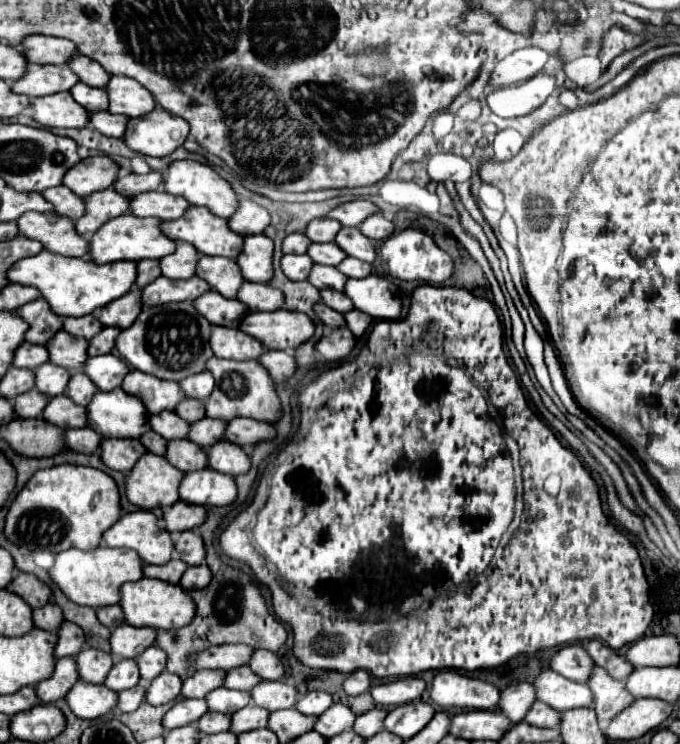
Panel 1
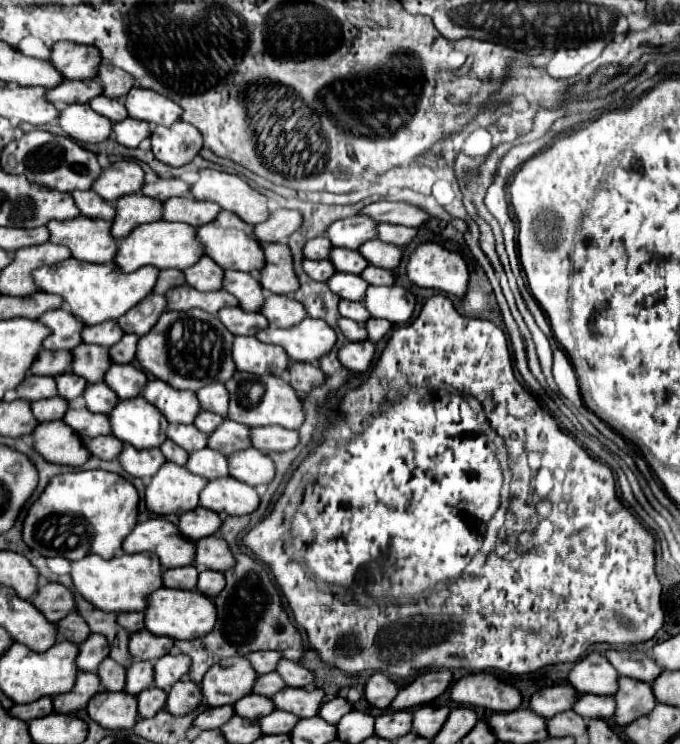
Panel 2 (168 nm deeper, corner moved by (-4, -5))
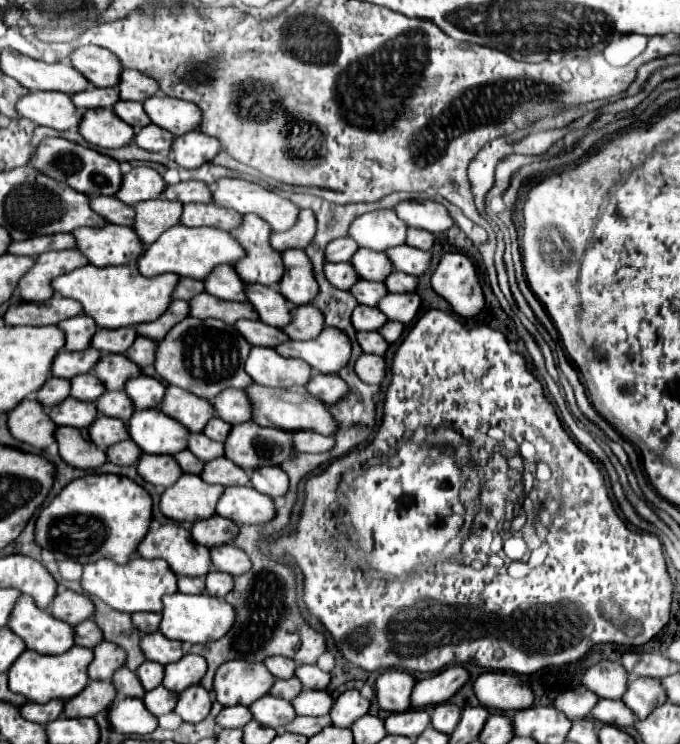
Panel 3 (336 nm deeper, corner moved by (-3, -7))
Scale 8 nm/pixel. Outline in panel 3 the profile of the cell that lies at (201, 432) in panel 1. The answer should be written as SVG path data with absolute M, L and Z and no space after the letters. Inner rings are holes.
M254 421L234 425L226 439L226 457L246 471L266 465L284 465L296 457L292 433L274 427L260 427Z

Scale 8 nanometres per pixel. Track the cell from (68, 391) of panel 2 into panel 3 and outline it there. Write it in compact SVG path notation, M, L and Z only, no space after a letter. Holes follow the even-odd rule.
M86 373L72 379L70 395L80 401L96 401L96 397L100 397L100 393L104 391L104 383L94 373Z

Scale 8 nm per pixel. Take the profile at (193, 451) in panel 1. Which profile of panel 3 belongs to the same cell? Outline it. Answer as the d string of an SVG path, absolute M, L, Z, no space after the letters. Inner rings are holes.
M226 457L208 461L202 475L200 475L206 483L218 483L224 487L232 487L232 485L250 485L250 477L248 471L244 471L242 467L238 467L236 463L232 463Z

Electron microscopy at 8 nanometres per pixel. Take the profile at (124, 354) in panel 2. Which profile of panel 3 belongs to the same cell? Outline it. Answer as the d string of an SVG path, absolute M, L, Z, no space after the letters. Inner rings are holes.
M136 337L134 345L128 349L126 357L132 359L138 367L148 367L152 365L154 361L154 355L156 355L156 341L148 339L148 337Z

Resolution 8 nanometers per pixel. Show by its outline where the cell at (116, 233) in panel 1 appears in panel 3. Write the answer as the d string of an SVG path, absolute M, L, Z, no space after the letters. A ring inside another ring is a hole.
M176 225L160 235L160 239L146 247L144 255L138 259L138 269L144 277L154 277L162 273L176 273L180 277L206 279L214 267L224 263L236 263L244 257L242 245L228 233L214 227L184 227Z

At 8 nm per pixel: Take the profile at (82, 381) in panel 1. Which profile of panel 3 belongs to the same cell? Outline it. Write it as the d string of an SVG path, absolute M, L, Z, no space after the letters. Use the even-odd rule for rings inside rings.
M106 391L96 401L96 407L100 413L108 417L118 417L118 419L128 419L134 413L134 405L124 391Z

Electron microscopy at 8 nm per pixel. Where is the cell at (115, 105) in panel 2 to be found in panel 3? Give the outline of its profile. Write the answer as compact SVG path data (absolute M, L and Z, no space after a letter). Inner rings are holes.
M118 101L114 105L114 113L126 121L128 125L132 125L136 131L140 131L144 125L150 125L150 117L144 113L144 107L142 103L136 103L136 101Z

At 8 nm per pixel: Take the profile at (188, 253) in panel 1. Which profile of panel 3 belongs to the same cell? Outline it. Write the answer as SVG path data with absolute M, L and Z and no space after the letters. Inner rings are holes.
M220 265L216 267L208 279L204 279L206 291L214 297L228 299L228 301L246 301L244 293L244 281L236 273L234 265Z

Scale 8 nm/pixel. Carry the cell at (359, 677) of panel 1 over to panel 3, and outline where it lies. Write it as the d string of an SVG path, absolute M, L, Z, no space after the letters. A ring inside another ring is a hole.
M398 669L384 671L376 679L378 705L384 711L392 711L392 713L410 709L410 695L414 685L416 685L416 679L408 671L398 671Z

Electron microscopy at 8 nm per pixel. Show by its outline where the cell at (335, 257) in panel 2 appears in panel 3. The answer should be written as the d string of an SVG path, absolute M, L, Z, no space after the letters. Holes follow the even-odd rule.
M358 249L352 257L352 265L366 281L384 281L384 277L394 271L392 261L388 261L386 253L376 253L370 249Z

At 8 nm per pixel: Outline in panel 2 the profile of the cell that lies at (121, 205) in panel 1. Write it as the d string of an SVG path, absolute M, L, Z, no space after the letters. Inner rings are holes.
M141 193L125 195L115 201L115 217L111 223L113 239L123 239L131 229L161 219L161 203Z

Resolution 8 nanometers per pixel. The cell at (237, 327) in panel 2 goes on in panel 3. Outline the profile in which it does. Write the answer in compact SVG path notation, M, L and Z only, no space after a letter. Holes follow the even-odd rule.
M242 319L242 321L236 323L236 329L246 337L246 341L250 345L260 345L260 347L274 349L276 345L280 345L280 341L290 341L284 331L280 331L276 327L270 327L262 321Z

